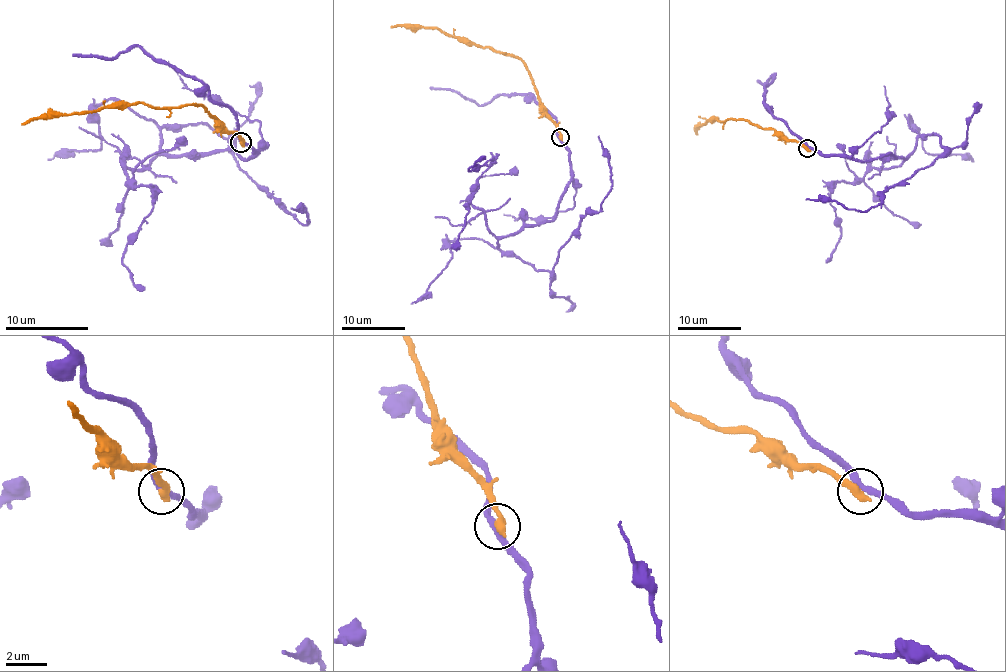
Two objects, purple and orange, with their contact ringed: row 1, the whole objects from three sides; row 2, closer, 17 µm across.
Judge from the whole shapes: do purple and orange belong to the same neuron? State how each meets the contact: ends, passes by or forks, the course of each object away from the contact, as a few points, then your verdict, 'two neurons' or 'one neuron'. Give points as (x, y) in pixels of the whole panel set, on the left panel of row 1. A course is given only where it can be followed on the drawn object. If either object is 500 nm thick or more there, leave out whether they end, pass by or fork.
purple passes by; orange ends there; purple runs (241, 143), (250, 159), (169, 155), (160, 130), (206, 124), (291, 207); orange runs (241, 143), (202, 105), (158, 107), (144, 103), (119, 103), (81, 113), (29, 118), (21, 124); two neurons

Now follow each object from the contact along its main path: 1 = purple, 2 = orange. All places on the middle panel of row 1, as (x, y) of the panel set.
1: (560, 138), (571, 181), (557, 214), (498, 242), (554, 274), (560, 248), (608, 194), (611, 168), (598, 136)
2: (560, 138), (547, 109), (541, 102), (530, 70), (520, 59), (485, 46), (466, 45), (437, 29), (390, 27)

